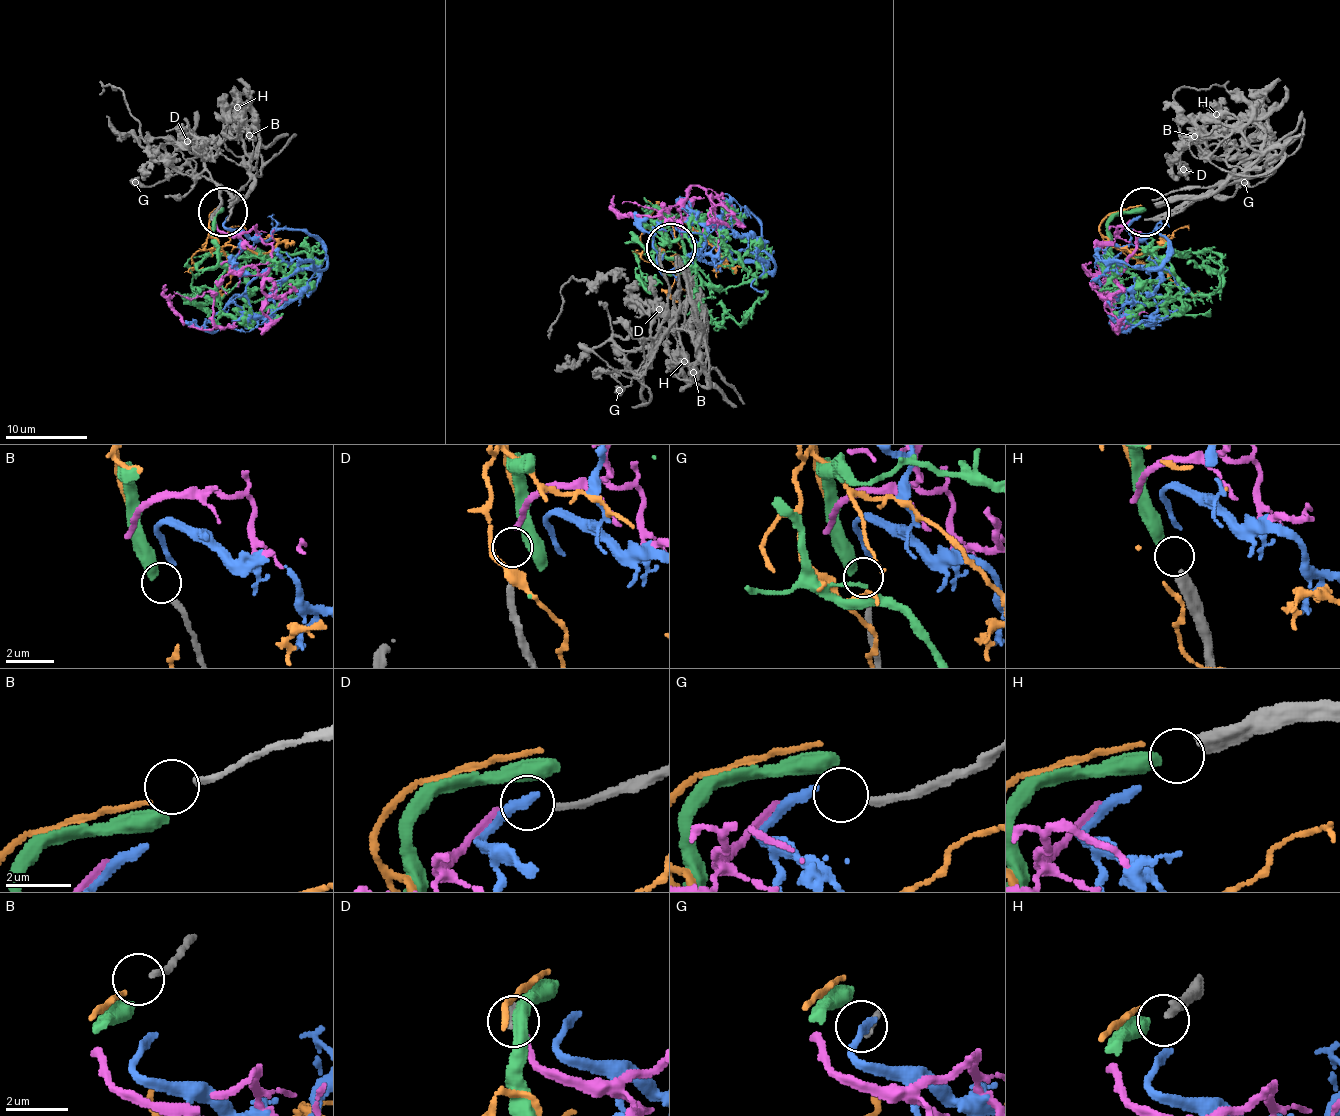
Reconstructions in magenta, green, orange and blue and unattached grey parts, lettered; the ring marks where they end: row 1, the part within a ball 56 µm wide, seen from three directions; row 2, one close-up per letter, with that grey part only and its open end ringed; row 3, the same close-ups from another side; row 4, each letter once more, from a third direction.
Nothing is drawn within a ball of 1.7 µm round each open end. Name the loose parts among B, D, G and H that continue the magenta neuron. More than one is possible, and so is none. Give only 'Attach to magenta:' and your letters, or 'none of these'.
Attach to magenta: D

